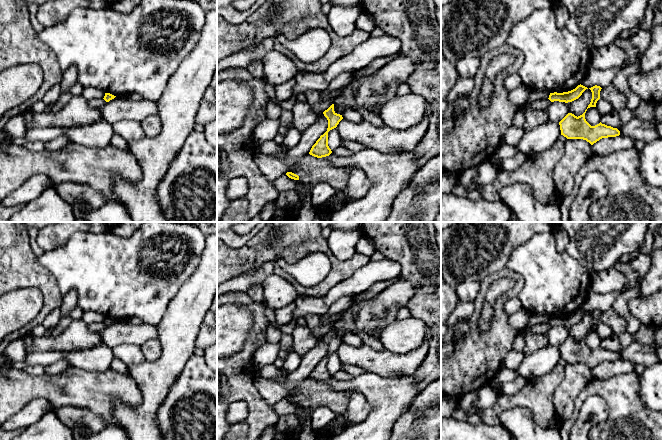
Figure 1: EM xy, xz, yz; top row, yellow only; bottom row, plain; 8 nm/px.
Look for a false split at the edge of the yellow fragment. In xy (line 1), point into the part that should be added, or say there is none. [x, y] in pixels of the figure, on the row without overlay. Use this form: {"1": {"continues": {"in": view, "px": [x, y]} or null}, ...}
{"1": {"continues": null}}

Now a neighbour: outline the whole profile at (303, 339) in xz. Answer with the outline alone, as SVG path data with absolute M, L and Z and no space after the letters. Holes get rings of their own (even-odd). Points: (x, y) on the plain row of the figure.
M296 322L296 327L292 334L294 352L303 356L317 345L318 338L313 335L307 326L301 326Z

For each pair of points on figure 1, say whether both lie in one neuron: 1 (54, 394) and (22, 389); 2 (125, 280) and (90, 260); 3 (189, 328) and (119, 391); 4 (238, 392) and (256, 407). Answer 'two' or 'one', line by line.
1: one
2: one
3: two
4: one

